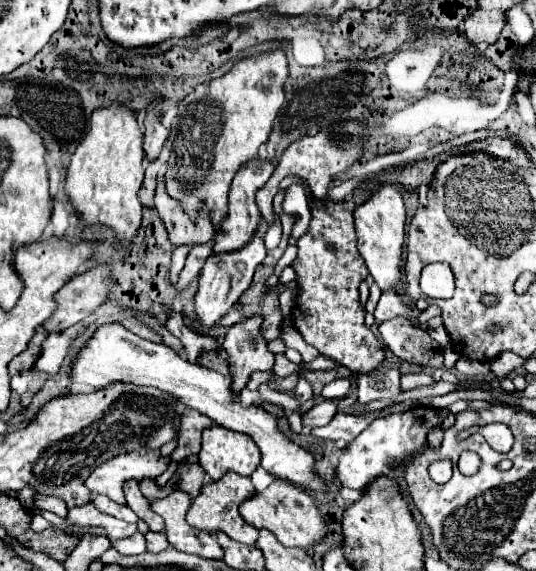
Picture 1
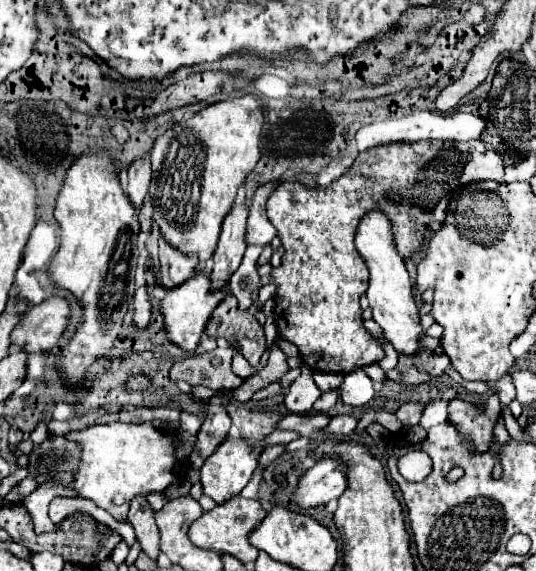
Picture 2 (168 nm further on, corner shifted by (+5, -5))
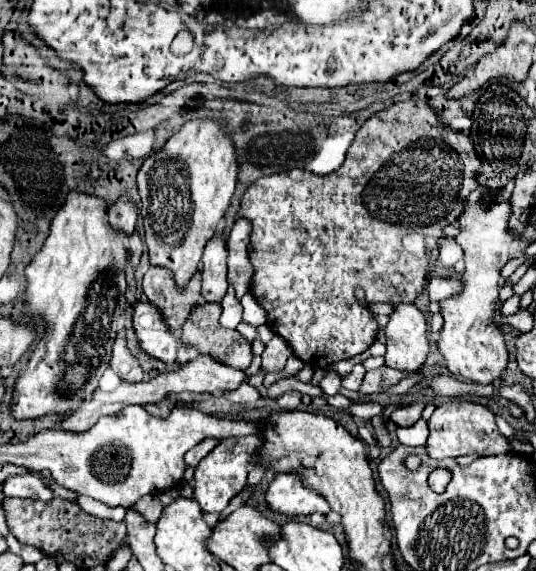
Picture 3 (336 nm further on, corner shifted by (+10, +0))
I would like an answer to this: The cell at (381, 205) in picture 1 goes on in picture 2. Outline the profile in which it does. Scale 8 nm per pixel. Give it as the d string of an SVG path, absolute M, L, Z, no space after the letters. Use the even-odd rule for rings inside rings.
M378 209L368 211L358 223L354 243L356 243L360 257L364 259L366 267L368 267L368 271L370 271L366 295L370 301L370 309L374 313L374 321L382 327L384 337L394 345L394 349L398 353L412 355L420 347L418 339L422 335L422 327L420 327L418 307L412 297L412 281L410 281L410 275L404 267L404 259L400 257L400 253L396 249L390 217Z

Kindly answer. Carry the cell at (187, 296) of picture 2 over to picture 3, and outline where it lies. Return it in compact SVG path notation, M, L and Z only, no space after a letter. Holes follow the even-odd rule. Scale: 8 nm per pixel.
M137 302L133 310L133 328L139 340L139 348L163 364L173 364L179 348L179 338L169 334L169 328L161 322L159 310L149 302Z

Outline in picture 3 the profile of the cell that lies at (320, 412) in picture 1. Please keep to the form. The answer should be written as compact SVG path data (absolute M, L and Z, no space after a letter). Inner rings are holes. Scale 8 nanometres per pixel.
M227 438L221 440L195 468L195 500L203 512L221 512L233 496L237 496L247 482L247 466L253 462L255 450L261 448L261 438Z

